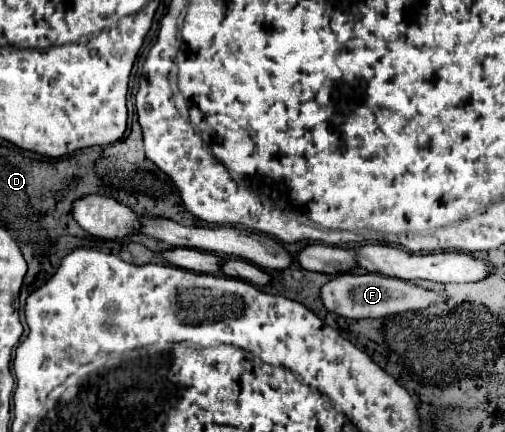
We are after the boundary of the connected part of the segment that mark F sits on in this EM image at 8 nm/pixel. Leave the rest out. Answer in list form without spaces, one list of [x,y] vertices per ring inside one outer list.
[[[346,273],[346,275],[336,275],[330,283],[322,287],[322,301],[328,311],[334,311],[342,317],[350,317],[350,319],[372,317],[374,319],[374,317],[386,317],[386,315],[396,315],[406,311],[420,311],[440,301],[446,301],[446,297],[432,289],[418,287],[412,281],[392,279],[378,273],[362,273],[362,275]]]

